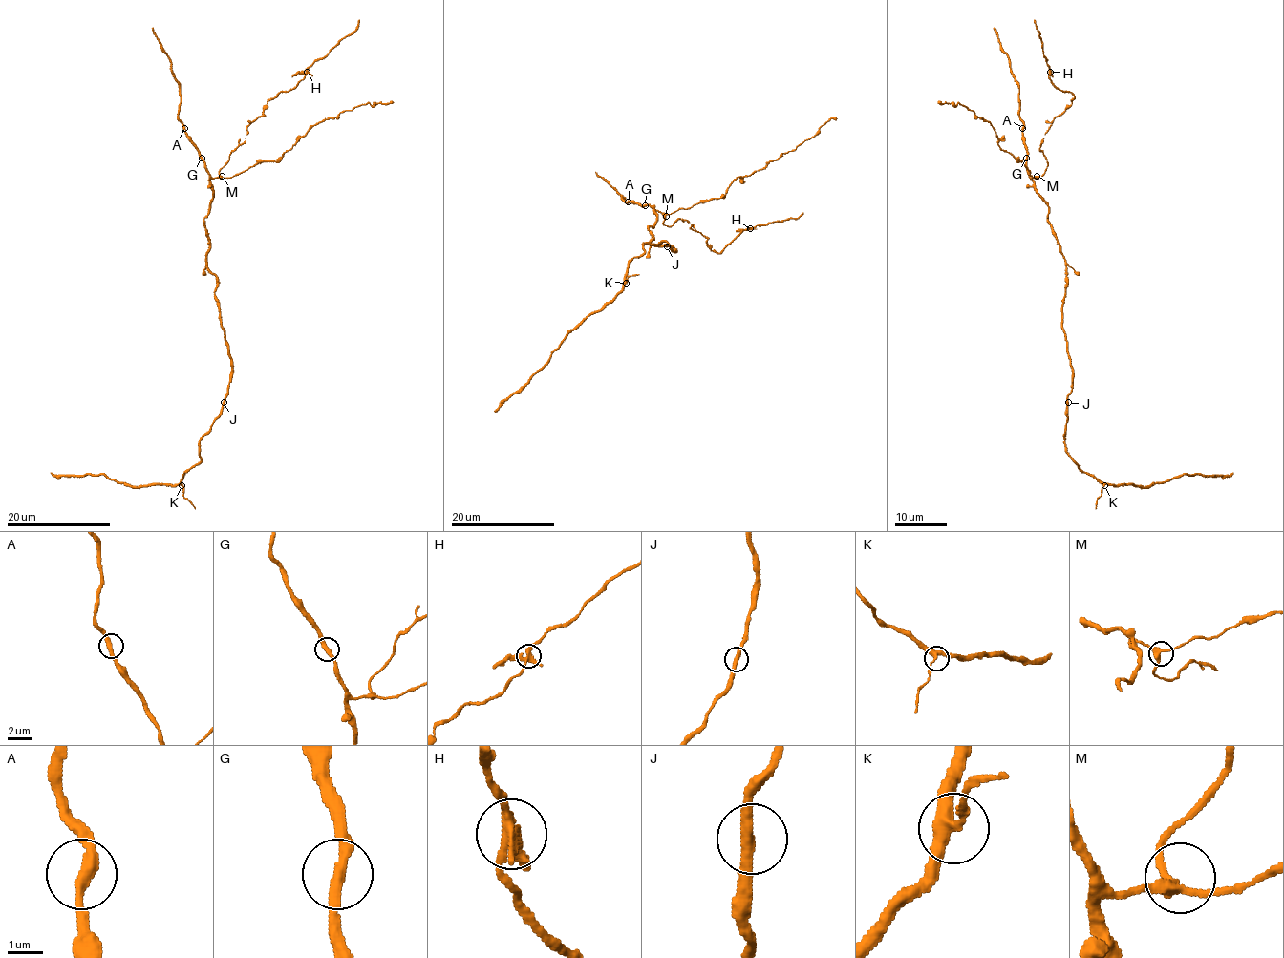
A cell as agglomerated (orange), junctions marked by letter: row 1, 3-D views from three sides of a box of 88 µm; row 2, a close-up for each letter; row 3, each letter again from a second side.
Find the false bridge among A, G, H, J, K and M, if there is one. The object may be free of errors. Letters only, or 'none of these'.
H

